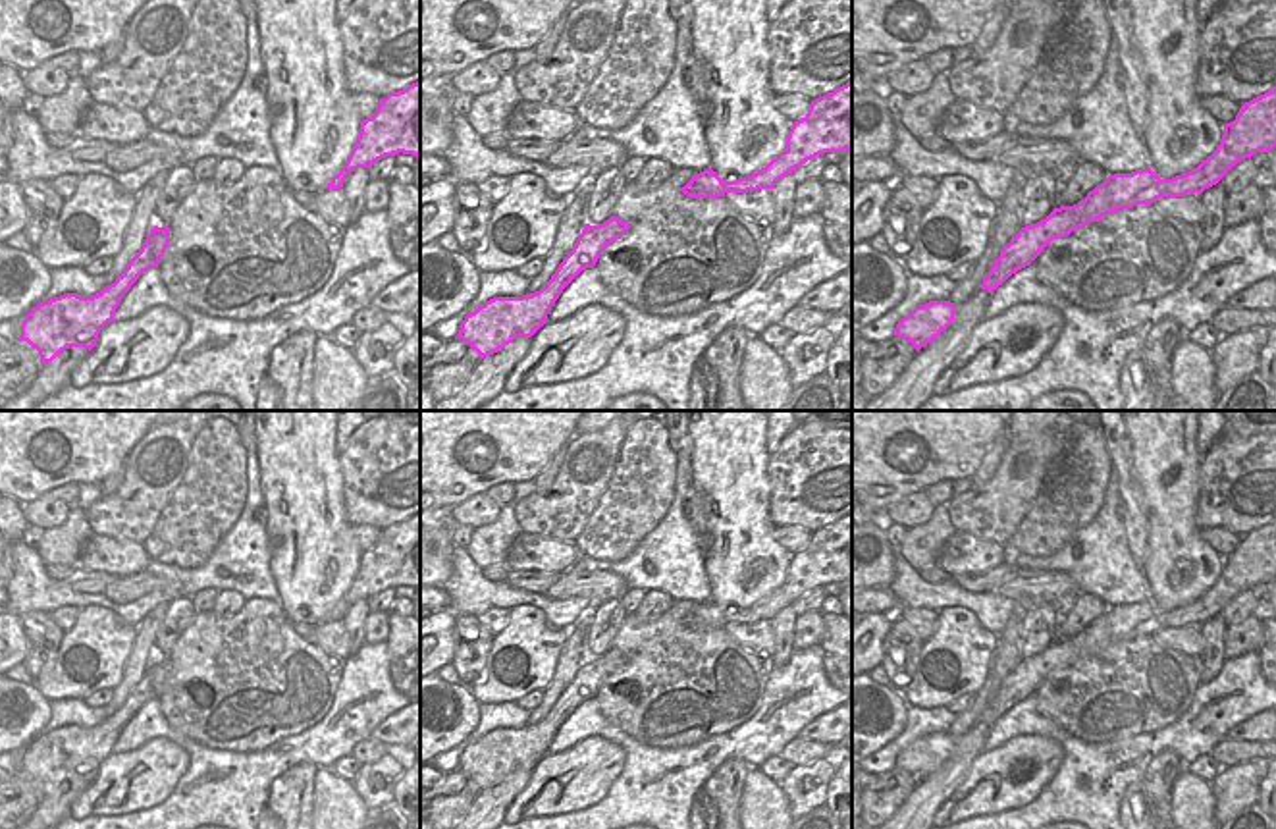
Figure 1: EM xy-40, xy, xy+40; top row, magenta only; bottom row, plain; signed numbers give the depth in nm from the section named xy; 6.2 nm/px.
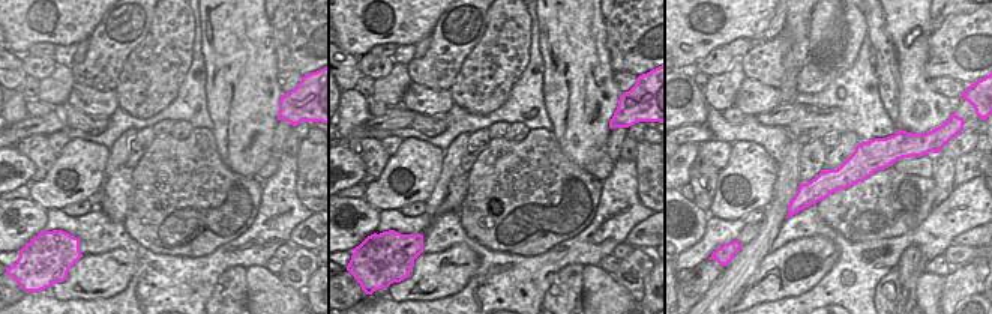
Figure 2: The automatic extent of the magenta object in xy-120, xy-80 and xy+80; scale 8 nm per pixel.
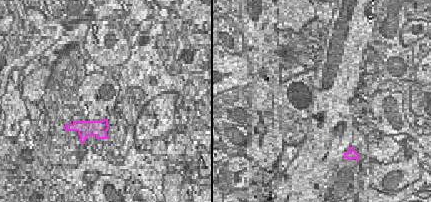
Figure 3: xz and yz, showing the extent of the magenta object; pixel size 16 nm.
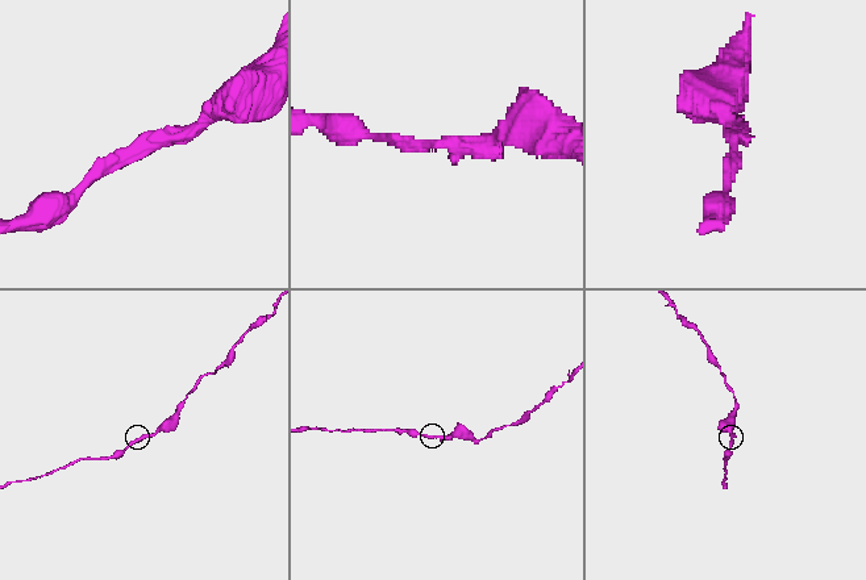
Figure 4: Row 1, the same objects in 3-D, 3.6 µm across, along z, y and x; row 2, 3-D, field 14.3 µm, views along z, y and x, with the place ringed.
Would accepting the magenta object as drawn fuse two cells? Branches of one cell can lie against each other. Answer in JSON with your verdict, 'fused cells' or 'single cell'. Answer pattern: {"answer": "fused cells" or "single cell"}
{"answer": "single cell"}

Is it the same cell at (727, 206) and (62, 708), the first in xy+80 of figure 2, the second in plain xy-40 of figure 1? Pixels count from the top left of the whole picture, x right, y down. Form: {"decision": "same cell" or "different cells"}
{"decision": "different cells"}

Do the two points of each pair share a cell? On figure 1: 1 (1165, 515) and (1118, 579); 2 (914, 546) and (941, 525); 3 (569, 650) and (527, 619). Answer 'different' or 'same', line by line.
1: different
2: same
3: different

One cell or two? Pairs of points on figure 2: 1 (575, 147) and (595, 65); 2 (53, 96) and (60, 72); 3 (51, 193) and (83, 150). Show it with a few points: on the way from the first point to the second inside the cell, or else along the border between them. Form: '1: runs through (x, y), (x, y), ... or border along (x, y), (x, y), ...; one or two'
1: runs through (580, 126), (580, 86); one
2: runs through (54, 90), (60, 78); one
3: runs through (51, 181), (59, 167), (71, 163); one

